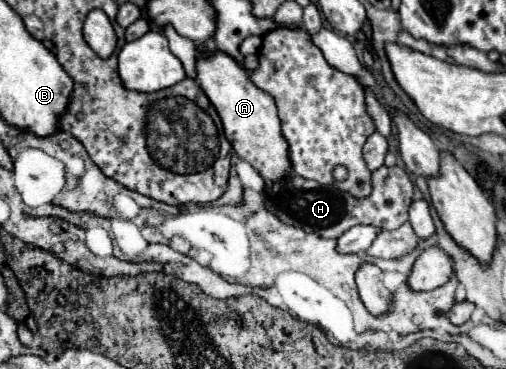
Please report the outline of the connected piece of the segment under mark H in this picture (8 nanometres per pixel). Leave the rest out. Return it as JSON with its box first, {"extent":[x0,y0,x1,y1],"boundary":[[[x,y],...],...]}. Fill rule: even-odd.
{"extent":[264,166,414,238],"boundary":[[[382,166],[372,172],[372,194],[364,200],[356,200],[348,192],[340,192],[336,186],[322,186],[314,180],[300,178],[298,174],[286,174],[280,182],[268,182],[264,188],[264,208],[276,214],[288,226],[300,226],[302,230],[316,232],[324,238],[340,238],[346,230],[358,224],[374,224],[380,230],[396,230],[408,220],[408,206],[412,202],[414,186],[406,170],[394,166]]]}

